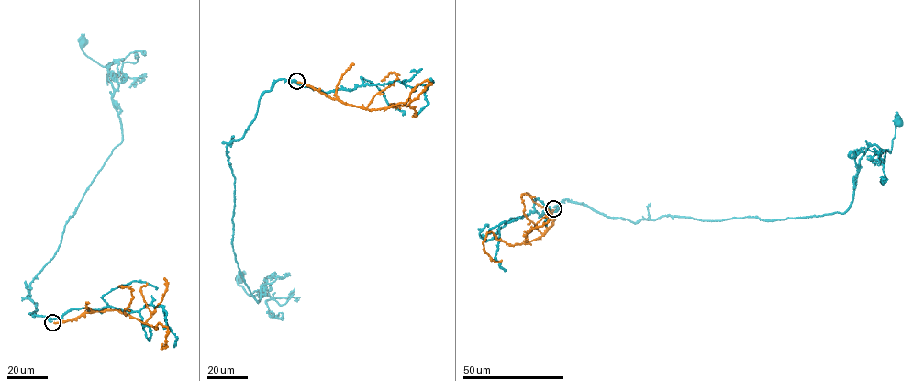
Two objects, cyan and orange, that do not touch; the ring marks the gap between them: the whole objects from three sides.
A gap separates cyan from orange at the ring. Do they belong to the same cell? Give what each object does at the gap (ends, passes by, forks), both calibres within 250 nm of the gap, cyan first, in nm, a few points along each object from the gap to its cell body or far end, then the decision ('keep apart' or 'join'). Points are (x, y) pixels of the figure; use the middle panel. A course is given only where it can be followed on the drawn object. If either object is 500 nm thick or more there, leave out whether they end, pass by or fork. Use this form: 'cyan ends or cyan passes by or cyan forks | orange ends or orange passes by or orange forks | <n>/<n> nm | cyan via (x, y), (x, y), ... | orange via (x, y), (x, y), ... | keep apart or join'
cyan ends | orange ends | 300/400 nm | cyan via (296, 81), (273, 84), (227, 146), (236, 263), (257, 301), (265, 278), (266, 294), (248, 295), (239, 278) | orange via (297, 82), (346, 103), (371, 110), (405, 103), (410, 92), (428, 81), (431, 84), (408, 105) | keep apart

